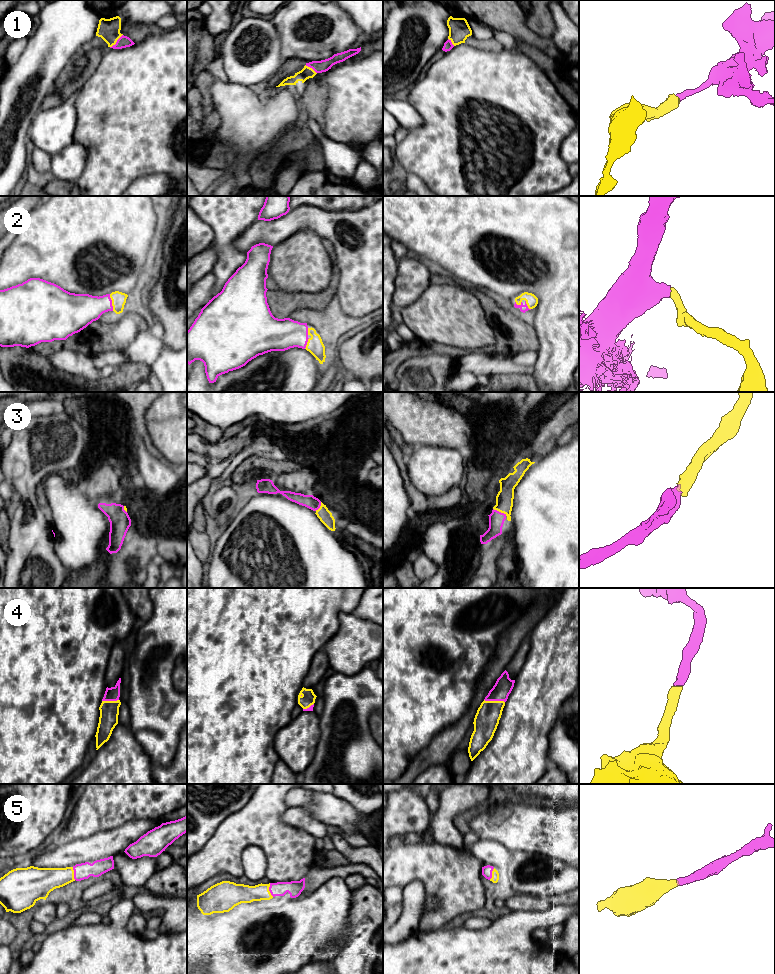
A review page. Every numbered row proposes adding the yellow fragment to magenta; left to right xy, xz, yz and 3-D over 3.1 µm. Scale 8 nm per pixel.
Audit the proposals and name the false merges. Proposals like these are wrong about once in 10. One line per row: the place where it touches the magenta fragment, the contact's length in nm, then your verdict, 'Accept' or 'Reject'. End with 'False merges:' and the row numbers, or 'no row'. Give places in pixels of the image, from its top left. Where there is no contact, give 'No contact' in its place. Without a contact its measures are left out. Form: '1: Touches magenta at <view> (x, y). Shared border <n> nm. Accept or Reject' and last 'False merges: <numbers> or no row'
1: Touches magenta at xy (117, 41). Shared border 150 nm. Accept
2: Touches magenta at xy (111, 302). Shared border 140 nm. Accept
3: Touches magenta at yz (500, 512). Shared border 130 nm. Accept
4: Touches magenta at yz (494, 700). Shared border 170 nm. Accept
5: Touches magenta at xz (269, 890). Shared border 120 nm. Accept
False merges: no row

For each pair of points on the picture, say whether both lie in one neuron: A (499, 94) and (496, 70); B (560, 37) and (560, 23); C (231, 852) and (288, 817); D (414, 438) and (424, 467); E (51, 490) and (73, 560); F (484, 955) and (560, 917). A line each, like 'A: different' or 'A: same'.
A: same
B: same
C: different
D: different
E: same
F: same

